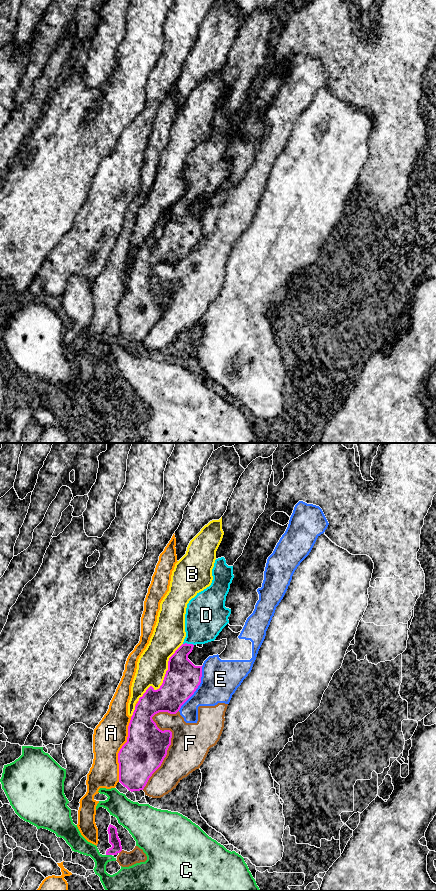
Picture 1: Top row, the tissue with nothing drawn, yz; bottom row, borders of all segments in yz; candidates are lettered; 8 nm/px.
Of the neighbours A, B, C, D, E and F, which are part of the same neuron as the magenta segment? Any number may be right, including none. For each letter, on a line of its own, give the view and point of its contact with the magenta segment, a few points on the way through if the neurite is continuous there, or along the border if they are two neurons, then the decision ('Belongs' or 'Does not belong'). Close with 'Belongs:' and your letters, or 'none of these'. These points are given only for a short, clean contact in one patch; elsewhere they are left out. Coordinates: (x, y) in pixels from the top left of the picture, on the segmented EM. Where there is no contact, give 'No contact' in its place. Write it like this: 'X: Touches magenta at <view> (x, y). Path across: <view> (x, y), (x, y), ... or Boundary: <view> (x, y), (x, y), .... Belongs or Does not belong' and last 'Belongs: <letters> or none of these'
A: Touches magenta at yz (120, 749). Does not belong
B: Touches magenta at yz (164, 677). Does not belong
C: Touches magenta at yz (109, 854). Does not belong
D: Touches magenta at yz (188, 644). Path across: yz (182, 674), (182, 652), (188, 644), (205, 618). Belongs
E: Touches magenta at yz (197, 687). Does not belong
F: Touches magenta at yz (171, 736). Does not belong
Belongs: D

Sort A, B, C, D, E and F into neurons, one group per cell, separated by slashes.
A / B / C / D / E F

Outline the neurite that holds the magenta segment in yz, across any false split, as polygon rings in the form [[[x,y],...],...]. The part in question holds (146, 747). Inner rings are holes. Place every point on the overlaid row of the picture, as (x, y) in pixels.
[[[224,557],[215,560],[213,580],[209,587],[197,593],[187,604],[185,614],[186,637],[183,644],[169,658],[168,670],[159,689],[150,686],[139,698],[128,726],[127,742],[118,753],[119,782],[129,791],[140,791],[152,774],[161,766],[171,745],[172,732],[160,730],[152,717],[159,712],[176,714],[181,706],[194,694],[201,683],[202,666],[195,666],[188,655],[196,644],[214,641],[229,623],[231,609],[225,607],[226,596],[234,578],[233,566],[228,566]]]

